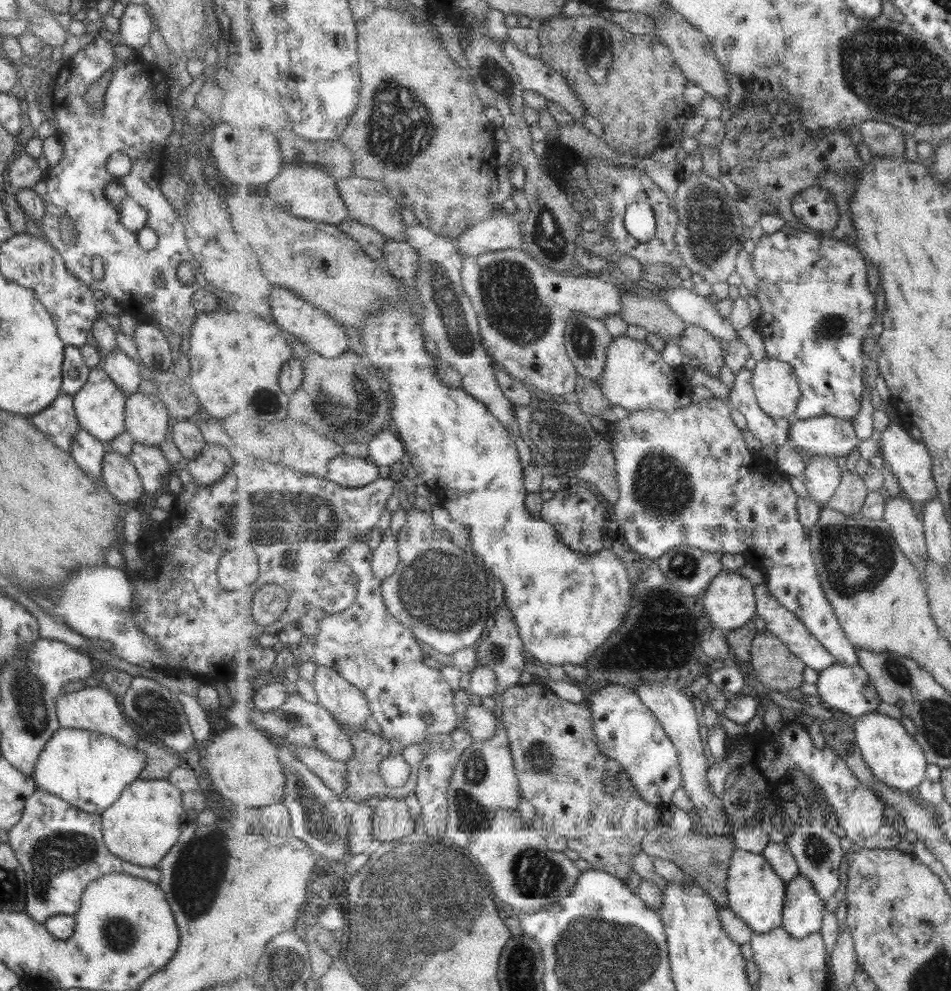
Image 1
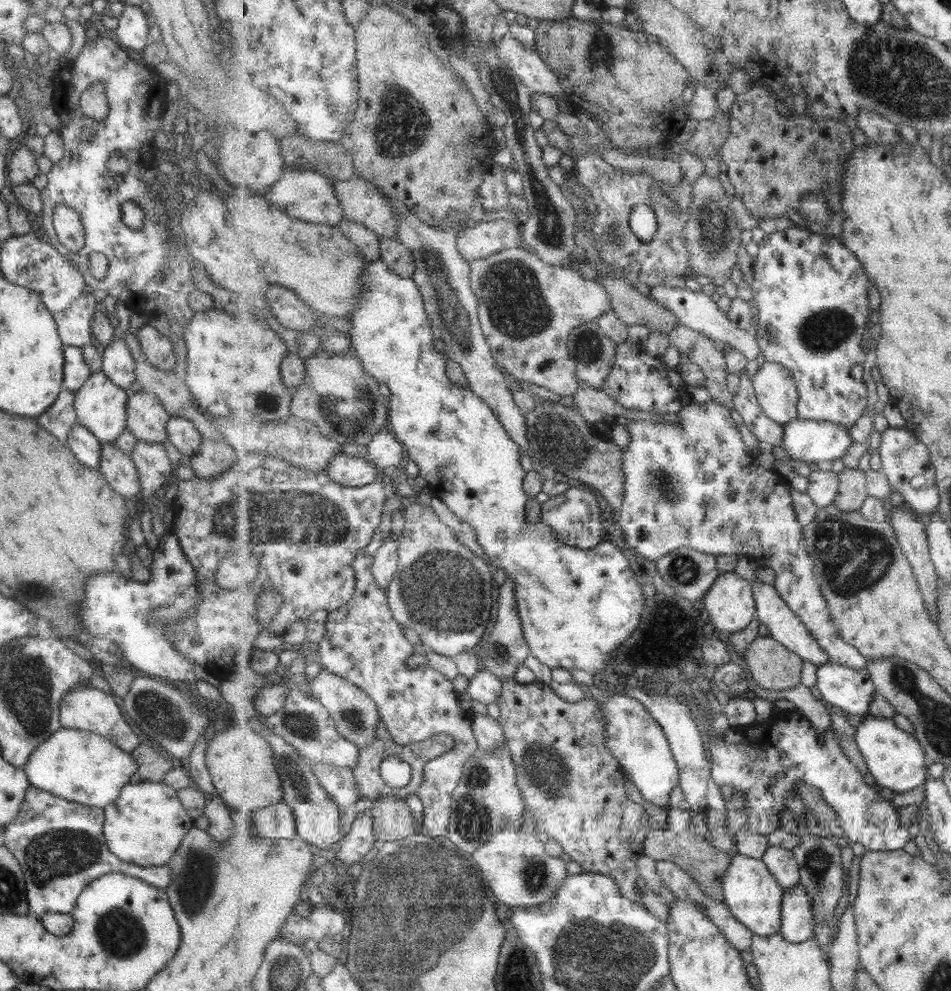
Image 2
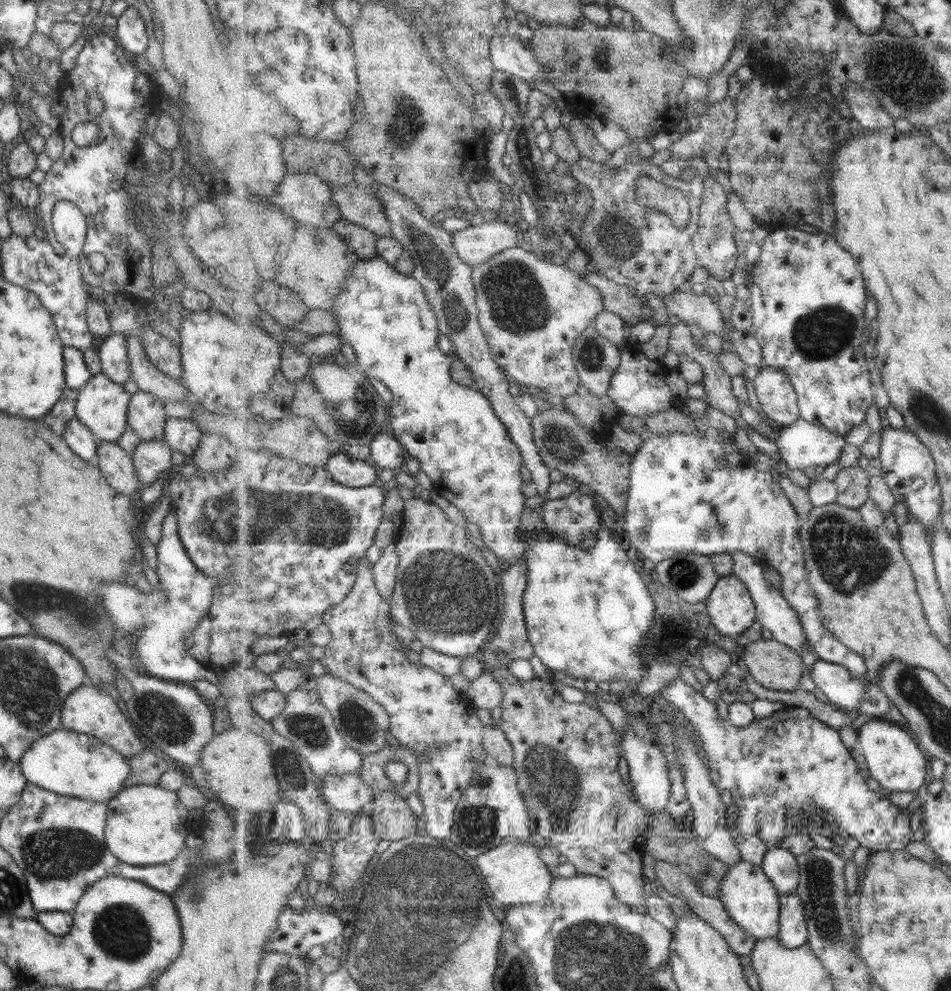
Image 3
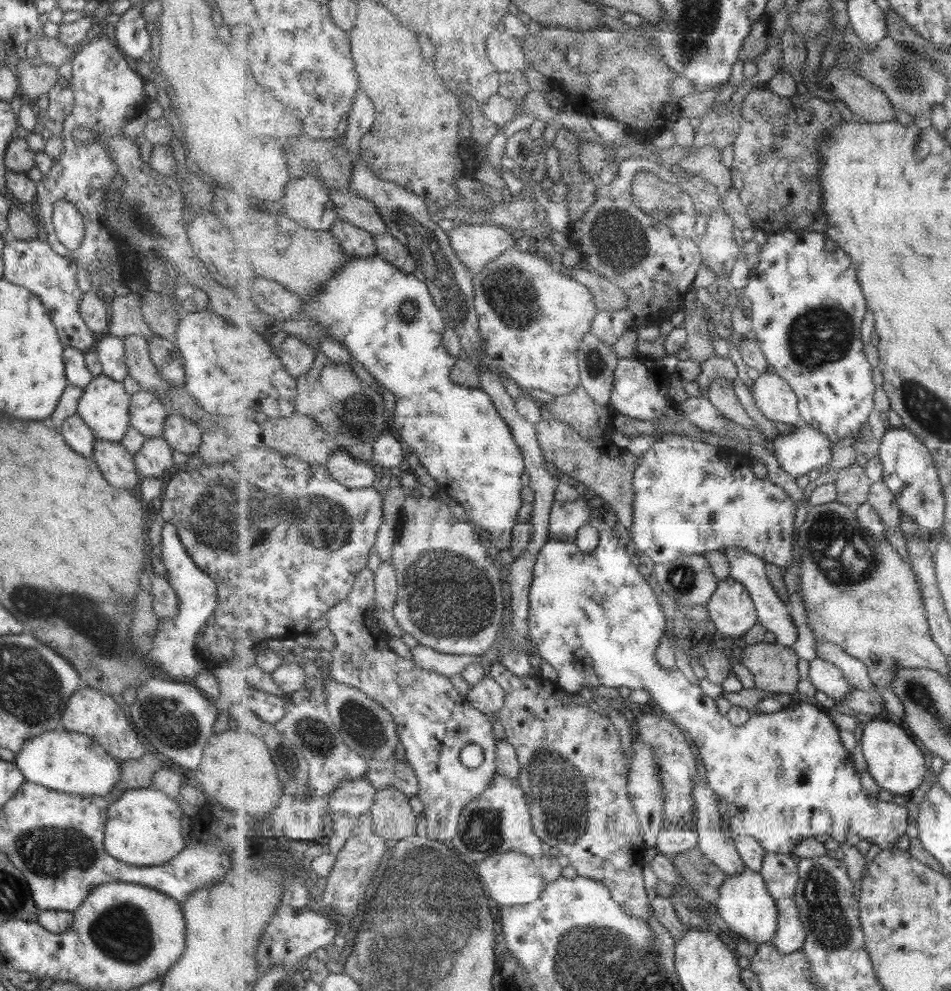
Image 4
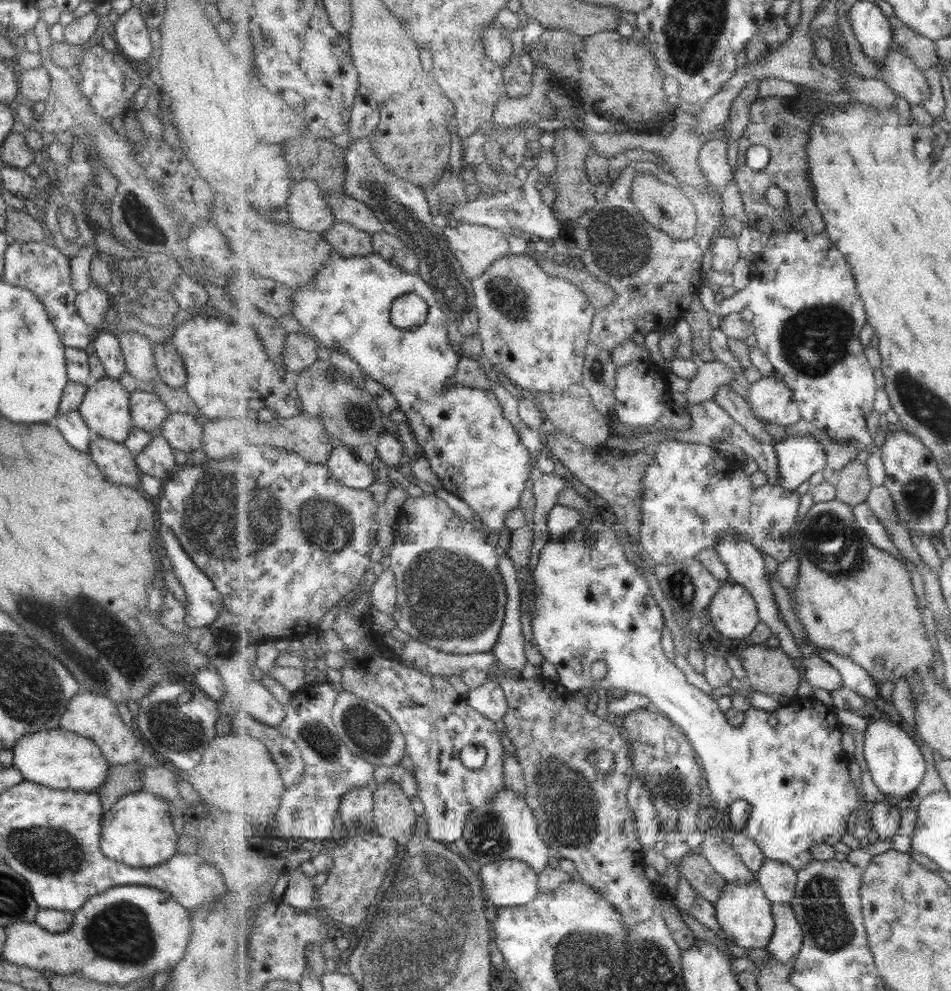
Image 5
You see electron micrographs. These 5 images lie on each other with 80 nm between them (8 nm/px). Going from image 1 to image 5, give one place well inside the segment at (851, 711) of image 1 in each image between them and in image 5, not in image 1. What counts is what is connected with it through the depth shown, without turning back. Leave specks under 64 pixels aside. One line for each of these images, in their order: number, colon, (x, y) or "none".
2: (851, 690)
3: (837, 684)
4: (826, 677)
5: (819, 673)

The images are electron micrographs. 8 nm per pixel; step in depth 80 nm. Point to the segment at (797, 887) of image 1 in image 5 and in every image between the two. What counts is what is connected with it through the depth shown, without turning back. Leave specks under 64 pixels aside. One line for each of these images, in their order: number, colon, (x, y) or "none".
2: (798, 924)
3: (794, 933)
4: (791, 936)
5: (788, 940)

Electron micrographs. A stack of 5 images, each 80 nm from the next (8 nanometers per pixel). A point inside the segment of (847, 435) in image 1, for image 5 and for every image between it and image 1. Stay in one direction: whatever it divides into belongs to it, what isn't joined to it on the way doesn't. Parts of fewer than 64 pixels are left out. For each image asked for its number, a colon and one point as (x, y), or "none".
2: (815, 443)
3: (802, 444)
4: (805, 448)
5: (799, 458)

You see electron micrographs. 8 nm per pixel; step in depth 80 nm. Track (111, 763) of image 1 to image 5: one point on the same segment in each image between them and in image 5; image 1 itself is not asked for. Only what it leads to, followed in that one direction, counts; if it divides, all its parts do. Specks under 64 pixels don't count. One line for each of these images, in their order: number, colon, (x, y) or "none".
2: (81, 767)
3: (67, 763)
4: (62, 761)
5: (56, 759)

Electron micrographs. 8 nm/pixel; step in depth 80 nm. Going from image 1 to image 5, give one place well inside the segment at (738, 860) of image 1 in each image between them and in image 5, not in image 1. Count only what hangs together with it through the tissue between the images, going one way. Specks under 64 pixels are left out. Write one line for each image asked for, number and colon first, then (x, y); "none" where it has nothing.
2: (754, 895)
3: (749, 895)
4: (746, 905)
5: (744, 912)

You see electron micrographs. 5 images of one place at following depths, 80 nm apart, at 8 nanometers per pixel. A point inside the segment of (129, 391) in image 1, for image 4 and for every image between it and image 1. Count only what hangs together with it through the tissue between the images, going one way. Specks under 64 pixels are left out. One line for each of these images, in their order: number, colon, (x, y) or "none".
2: (118, 366)
3: (114, 361)
4: (110, 350)

